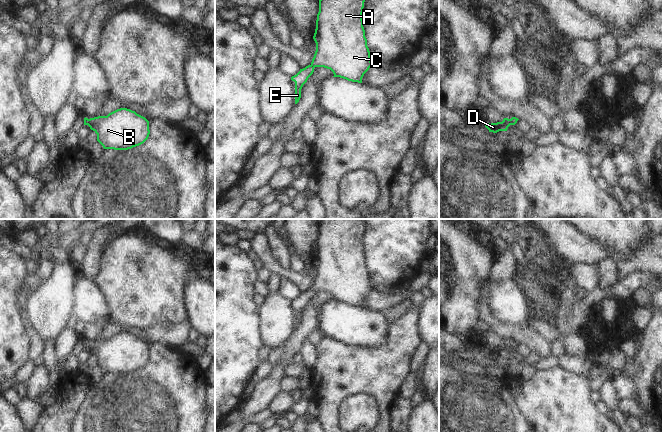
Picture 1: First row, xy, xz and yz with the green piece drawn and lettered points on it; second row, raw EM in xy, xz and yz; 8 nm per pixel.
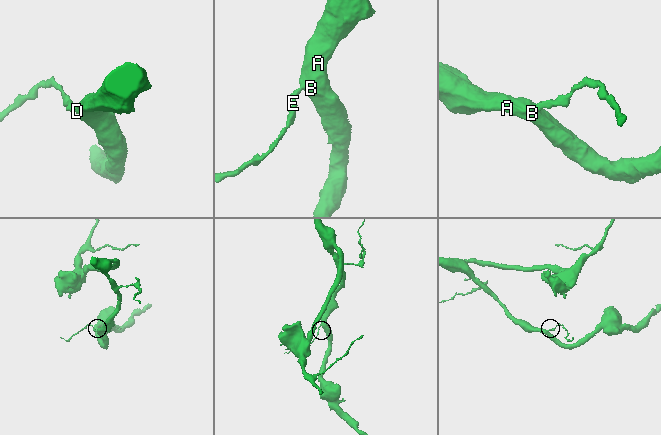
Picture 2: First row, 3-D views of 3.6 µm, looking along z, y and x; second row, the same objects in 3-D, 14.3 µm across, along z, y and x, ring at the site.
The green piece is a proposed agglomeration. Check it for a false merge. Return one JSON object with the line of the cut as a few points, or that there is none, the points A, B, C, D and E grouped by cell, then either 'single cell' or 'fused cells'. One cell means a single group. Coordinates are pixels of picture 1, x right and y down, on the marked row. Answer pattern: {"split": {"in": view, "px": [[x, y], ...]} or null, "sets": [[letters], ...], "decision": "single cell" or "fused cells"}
{"split": null, "sets": [["A", "B", "C", "D", "E"]], "decision": "single cell"}

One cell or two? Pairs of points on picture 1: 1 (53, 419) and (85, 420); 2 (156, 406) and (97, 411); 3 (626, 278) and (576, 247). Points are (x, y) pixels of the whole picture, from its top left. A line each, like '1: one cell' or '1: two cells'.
1: two cells
2: one cell
3: one cell

